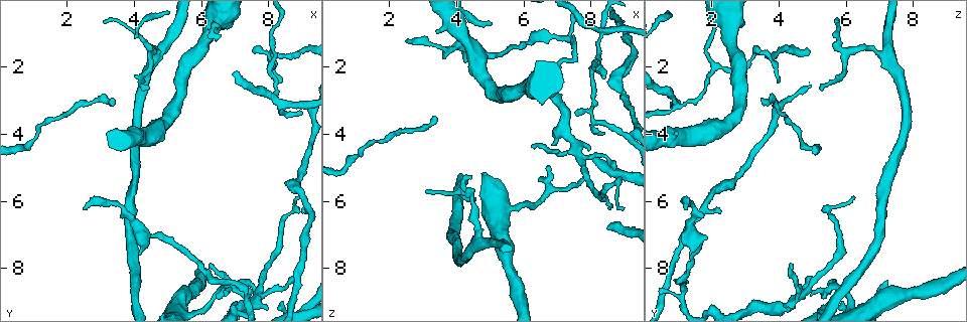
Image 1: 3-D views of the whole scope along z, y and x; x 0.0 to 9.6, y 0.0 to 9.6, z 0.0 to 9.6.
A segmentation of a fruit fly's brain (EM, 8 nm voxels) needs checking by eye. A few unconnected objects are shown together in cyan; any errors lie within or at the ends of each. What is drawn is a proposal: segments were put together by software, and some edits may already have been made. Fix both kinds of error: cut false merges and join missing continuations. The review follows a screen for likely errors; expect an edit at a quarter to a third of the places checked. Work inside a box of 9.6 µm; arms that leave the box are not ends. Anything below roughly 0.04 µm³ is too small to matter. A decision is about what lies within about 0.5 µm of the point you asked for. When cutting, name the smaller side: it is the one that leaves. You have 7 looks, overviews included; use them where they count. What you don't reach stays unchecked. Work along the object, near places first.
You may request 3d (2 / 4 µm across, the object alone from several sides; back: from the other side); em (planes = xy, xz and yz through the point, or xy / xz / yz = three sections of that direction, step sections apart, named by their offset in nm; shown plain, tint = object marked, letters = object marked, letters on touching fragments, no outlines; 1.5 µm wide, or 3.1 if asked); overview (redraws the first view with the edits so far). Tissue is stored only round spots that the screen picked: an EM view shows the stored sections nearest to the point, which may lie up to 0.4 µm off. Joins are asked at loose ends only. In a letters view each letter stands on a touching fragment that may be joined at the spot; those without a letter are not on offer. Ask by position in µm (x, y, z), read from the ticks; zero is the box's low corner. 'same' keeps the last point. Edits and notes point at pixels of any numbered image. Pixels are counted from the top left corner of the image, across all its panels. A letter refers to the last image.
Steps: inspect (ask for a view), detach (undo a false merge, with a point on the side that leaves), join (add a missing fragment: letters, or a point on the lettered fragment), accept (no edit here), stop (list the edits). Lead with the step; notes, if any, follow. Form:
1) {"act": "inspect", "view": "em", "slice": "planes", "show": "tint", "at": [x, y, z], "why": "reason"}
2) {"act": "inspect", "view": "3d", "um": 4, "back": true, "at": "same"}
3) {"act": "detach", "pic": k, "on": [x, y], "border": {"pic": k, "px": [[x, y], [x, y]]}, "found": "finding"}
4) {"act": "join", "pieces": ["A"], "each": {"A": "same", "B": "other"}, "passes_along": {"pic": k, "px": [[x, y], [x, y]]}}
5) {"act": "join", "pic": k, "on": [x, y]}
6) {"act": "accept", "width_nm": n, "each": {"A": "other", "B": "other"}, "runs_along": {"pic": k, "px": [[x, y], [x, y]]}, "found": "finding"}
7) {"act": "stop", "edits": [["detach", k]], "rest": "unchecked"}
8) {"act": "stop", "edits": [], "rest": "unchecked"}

{"act": "inspect", "view": "3d", "um": 4, "at": [4.40, 2.70, 5.35], "why": "thin end"}

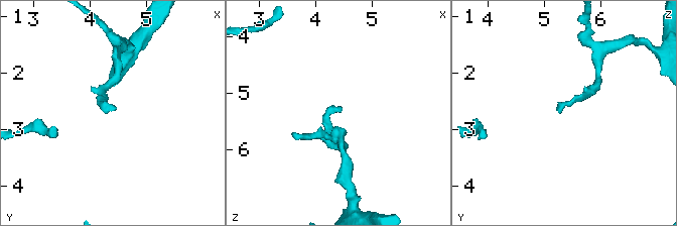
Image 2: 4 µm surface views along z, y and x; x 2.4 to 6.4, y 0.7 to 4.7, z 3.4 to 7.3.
{"act": "inspect", "view": "em", "slice": "xz", "step": 8, "show": "letters", "at": [4.40, 2.70, 5.25]}

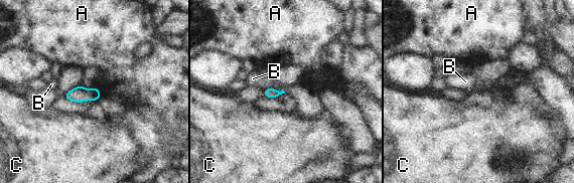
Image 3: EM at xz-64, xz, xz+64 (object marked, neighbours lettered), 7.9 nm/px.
{"act": "inspect", "view": "em", "slice": "xy", "step": 4, "show": "letters", "at": "same", "why": "cut it another way"}

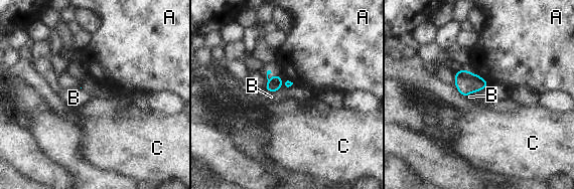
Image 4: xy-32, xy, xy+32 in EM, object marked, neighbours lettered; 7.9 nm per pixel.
{"act": "accept", "longest_contact_nm": ["A", 180], "each": {"A": "other", "B": "other", "C": "other"}, "border": {"pic": 4, "px": [[265, 87], [268, 90], [279, 90]]}, "found": "none of them fits"}

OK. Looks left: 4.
{"act": "inspect", "view": "3d", "um": 4, "at": [8.40, 3.15, 0.95], "why": "four arms meet"}

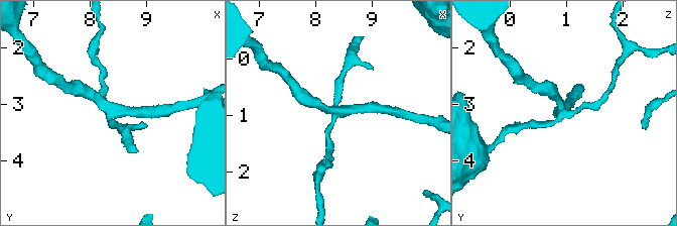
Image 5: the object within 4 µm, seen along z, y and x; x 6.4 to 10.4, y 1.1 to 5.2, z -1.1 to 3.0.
{"act": "inspect", "view": "em", "slice": "xy", "step": 8, "show": "letters", "at": [8.35, 3.10, 0.95], "why": "now the EM"}

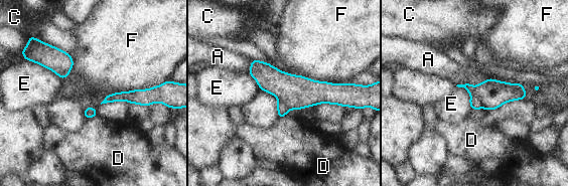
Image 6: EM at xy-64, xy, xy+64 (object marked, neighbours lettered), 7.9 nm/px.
{"act": "detach", "pic": 6, "on": [492, 94], "longest_contact_nm": ["F", 500], "each": {"A": "other", "C": "other", "D": "other", "E": "other", "F": "other"}, "border": {"pic": 6, "px": [[471, 96], [474, 96], [482, 107]]}, "found": "a second cell is stuck on"}

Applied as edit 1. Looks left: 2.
{"act": "stop", "edits": [["detach", 6]], "rest": "unchecked"}

